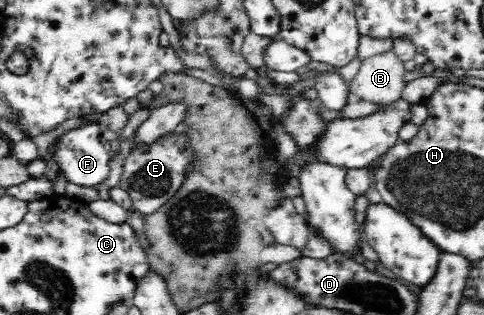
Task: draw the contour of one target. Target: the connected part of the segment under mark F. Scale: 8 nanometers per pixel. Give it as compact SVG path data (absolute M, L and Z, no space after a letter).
M98 122L88 123L84 127L72 129L60 137L54 159L66 174L67 181L82 187L93 187L109 176L109 162L119 150L119 134L111 132Z

